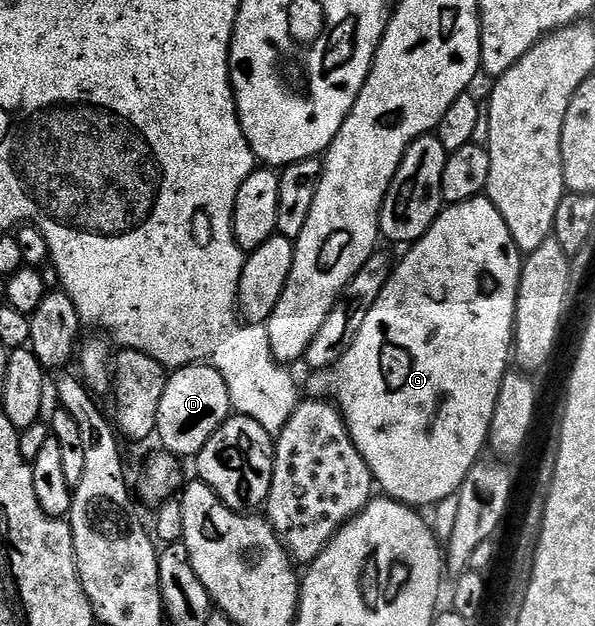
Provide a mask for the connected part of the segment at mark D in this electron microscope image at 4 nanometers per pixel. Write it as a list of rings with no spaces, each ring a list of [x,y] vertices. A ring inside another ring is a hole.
[[[190,364],[184,368],[174,369],[167,377],[165,394],[161,394],[161,406],[157,406],[157,440],[162,447],[170,452],[172,456],[180,458],[198,457],[200,450],[217,434],[217,430],[232,415],[231,399],[229,398],[229,386],[225,386],[225,378],[213,366],[208,364]]]

